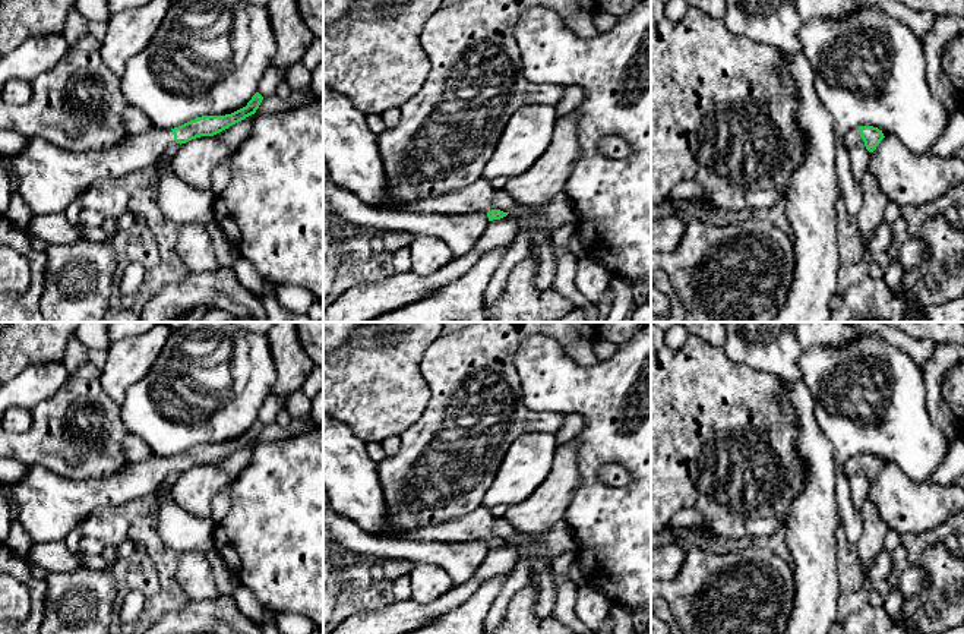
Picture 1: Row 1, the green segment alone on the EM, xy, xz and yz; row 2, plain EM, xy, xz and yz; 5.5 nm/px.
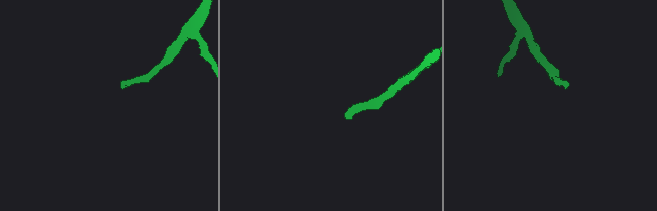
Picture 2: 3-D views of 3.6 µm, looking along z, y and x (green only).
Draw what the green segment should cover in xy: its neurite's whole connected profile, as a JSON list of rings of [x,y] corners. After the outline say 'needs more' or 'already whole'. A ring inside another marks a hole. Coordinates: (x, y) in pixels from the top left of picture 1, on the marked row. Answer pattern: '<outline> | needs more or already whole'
[[[256,92],[246,107],[231,114],[202,116],[171,130],[154,126],[105,151],[73,152],[41,138],[29,139],[23,149],[10,155],[18,192],[32,214],[61,214],[91,186],[155,167],[168,146],[214,136],[255,114],[262,100]]] | needs more

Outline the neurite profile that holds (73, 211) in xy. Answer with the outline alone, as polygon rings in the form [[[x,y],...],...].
[[[85,192],[79,193],[76,196],[76,199],[67,206],[67,209],[64,211],[64,215],[66,218],[70,221],[70,224],[73,225],[79,225],[82,224],[82,220],[80,220],[80,212],[82,212],[82,205],[80,205],[80,201],[82,201],[82,196],[83,196]]]

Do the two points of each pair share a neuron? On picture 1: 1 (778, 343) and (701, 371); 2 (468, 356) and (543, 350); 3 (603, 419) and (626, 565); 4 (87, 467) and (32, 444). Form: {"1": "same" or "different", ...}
{"1": "different", "2": "different", "3": "same", "4": "same"}

